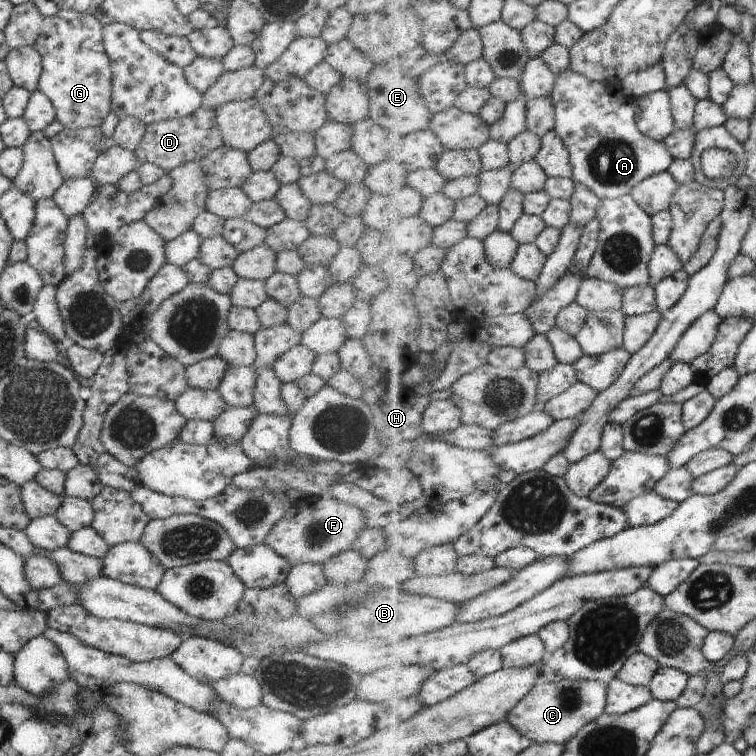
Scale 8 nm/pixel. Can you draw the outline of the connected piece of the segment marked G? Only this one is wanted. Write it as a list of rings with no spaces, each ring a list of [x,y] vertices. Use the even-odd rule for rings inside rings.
[[[66,8],[54,16],[43,17],[40,34],[33,44],[41,54],[43,66],[37,90],[52,103],[56,121],[64,129],[100,126],[110,114],[112,68],[106,56],[102,28],[94,14]]]

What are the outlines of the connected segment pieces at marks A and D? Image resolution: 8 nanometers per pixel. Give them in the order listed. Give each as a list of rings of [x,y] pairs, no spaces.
[[[572,69],[558,76],[559,80],[550,98],[555,103],[557,112],[556,132],[564,139],[571,152],[575,182],[590,186],[590,190],[594,190],[604,201],[606,198],[631,195],[634,188],[646,178],[670,170],[675,158],[671,150],[668,150],[667,141],[658,141],[640,130],[636,123],[637,112],[633,99],[626,94],[622,83],[594,81]]]
[[[197,108],[182,118],[168,119],[146,125],[140,144],[133,150],[139,163],[152,163],[167,172],[182,166],[184,162],[198,162],[210,152],[224,146],[220,128],[216,126],[214,110]]]

